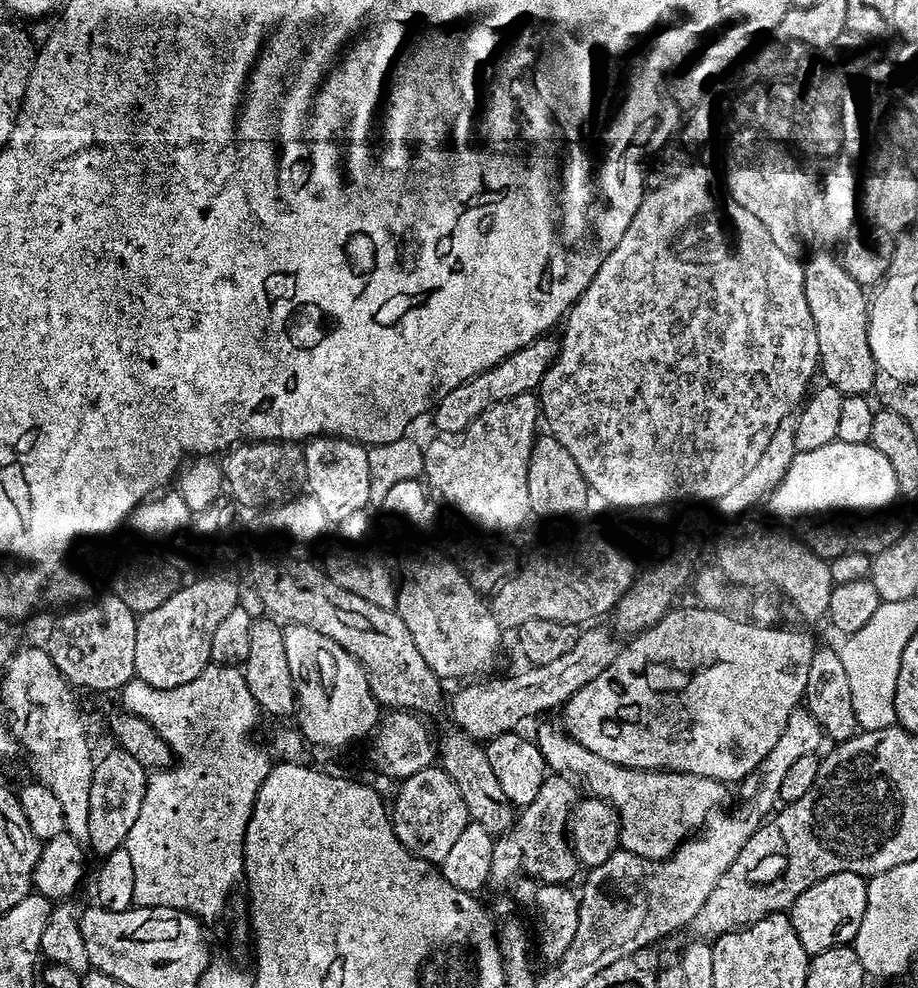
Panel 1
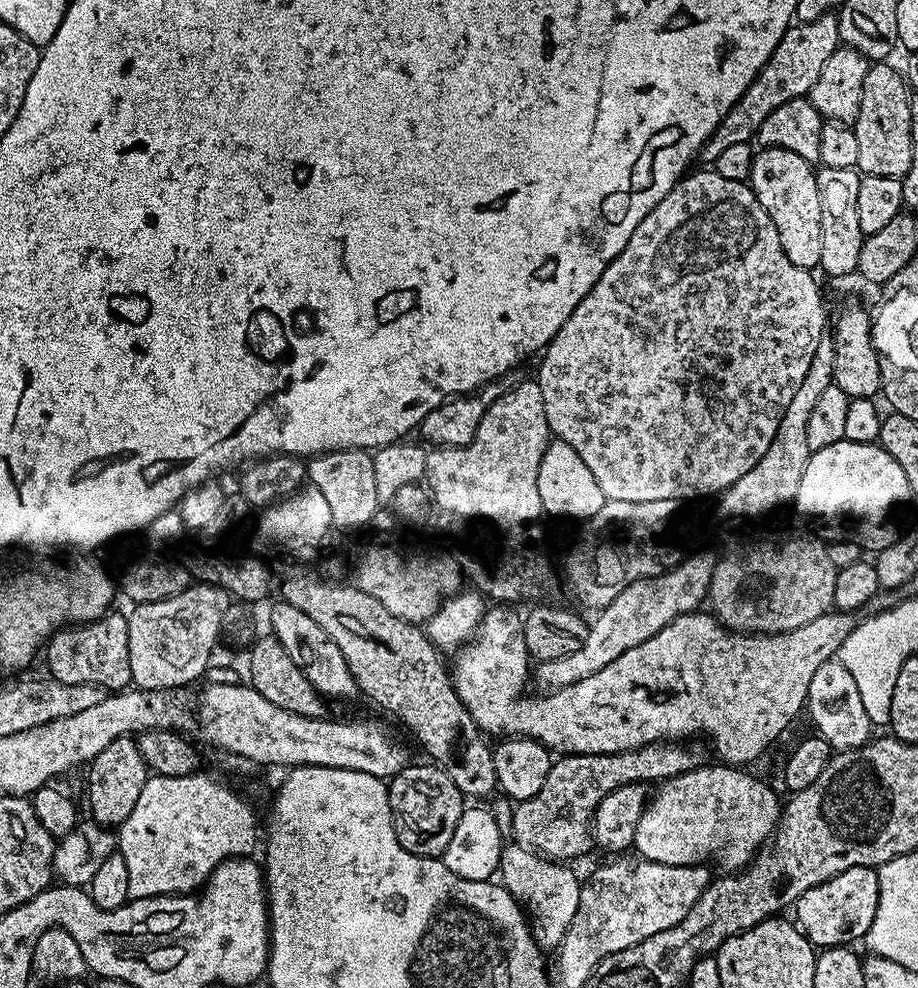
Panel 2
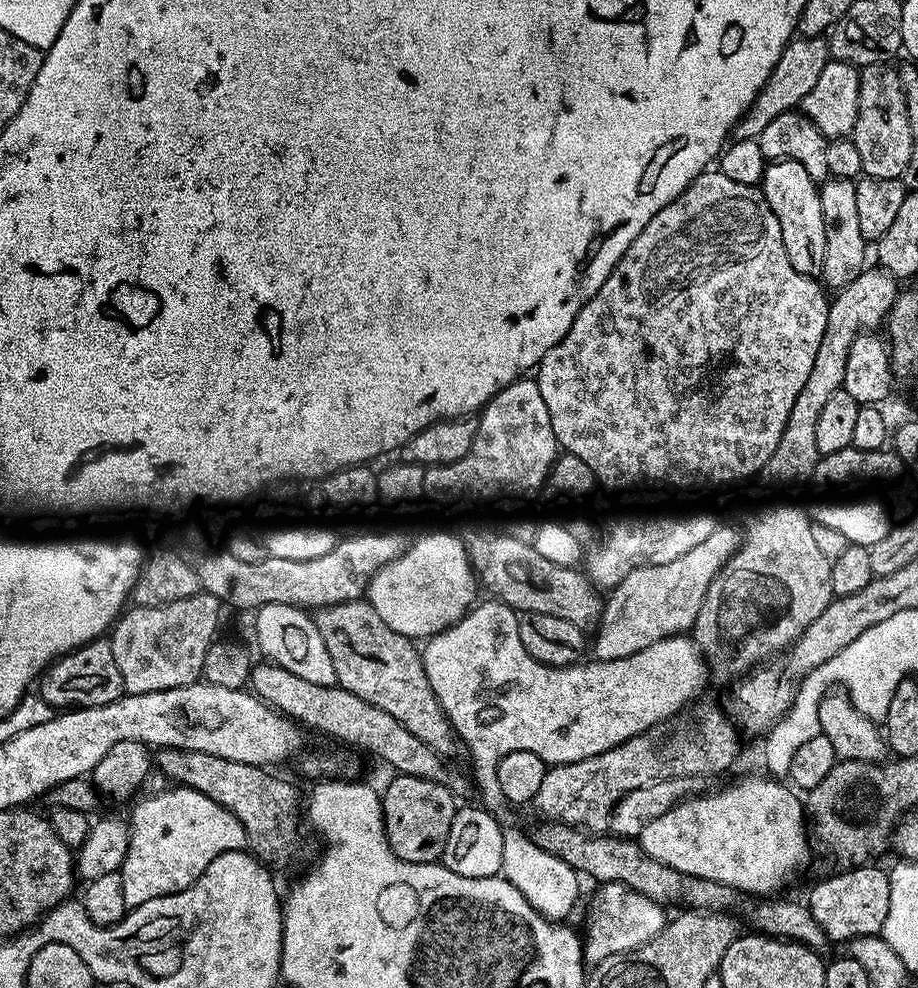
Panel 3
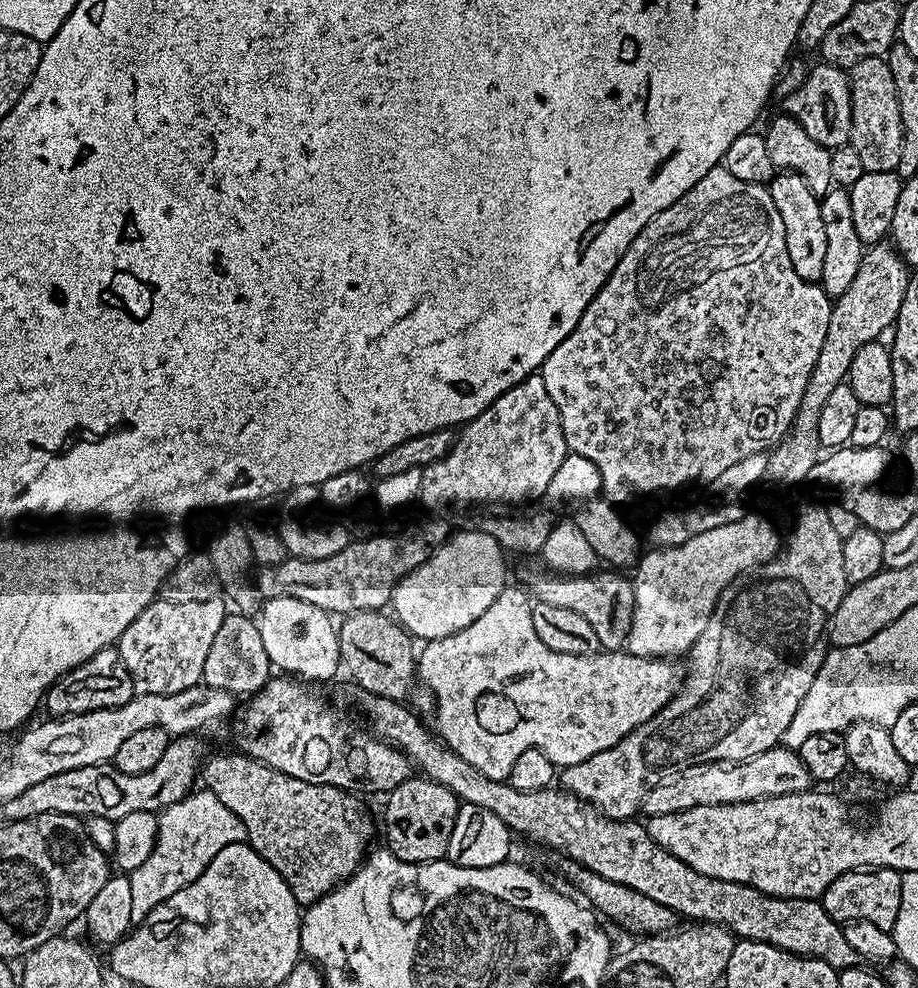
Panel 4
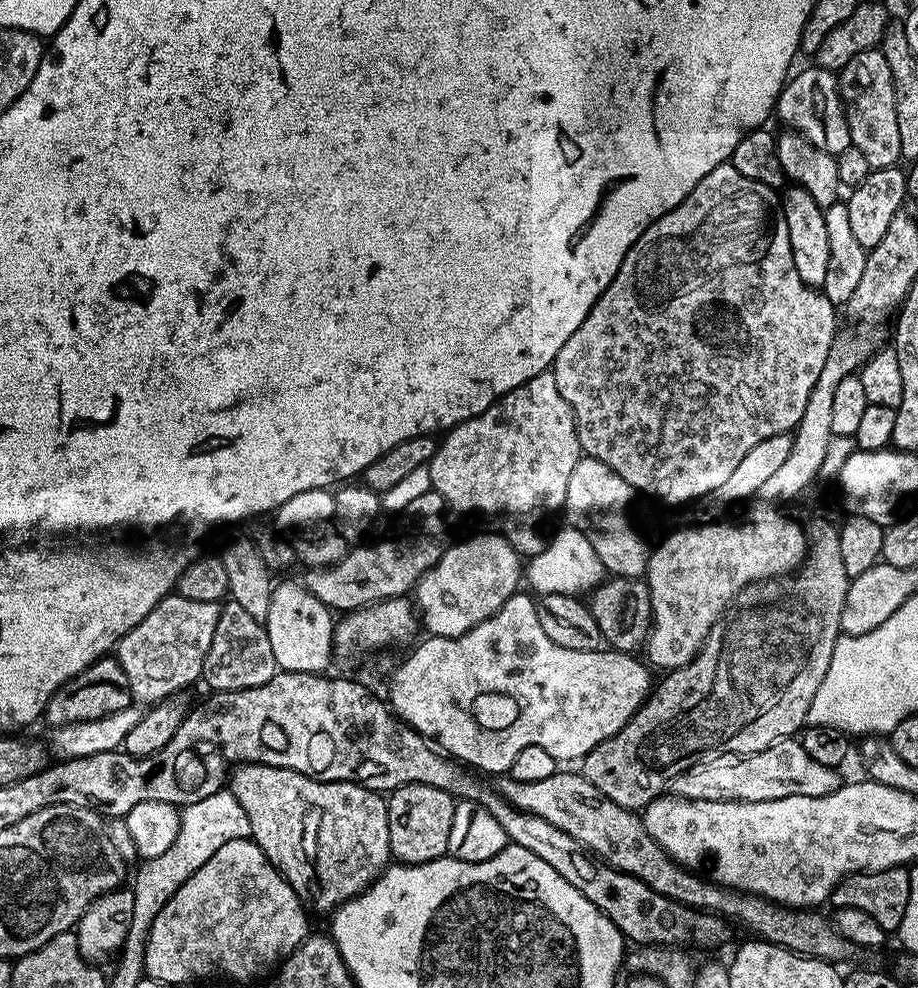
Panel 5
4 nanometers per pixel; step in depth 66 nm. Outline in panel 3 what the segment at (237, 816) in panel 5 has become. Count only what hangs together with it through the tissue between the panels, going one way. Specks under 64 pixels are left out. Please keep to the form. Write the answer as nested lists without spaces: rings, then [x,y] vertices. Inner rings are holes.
[[[170,788],[169,792],[135,801],[128,853],[118,869],[122,878],[122,898],[129,909],[146,902],[150,890],[189,888],[218,854],[238,852],[247,845],[246,830],[230,810],[196,789]]]

